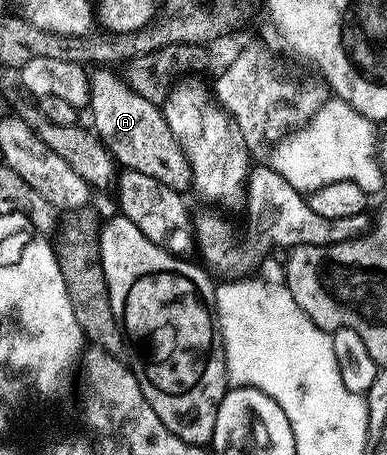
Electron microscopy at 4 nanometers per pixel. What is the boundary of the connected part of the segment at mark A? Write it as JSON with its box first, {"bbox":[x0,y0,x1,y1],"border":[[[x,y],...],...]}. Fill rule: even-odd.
{"bbox":[87,79,193,193],"border":[[[124,79],[113,86],[95,84],[95,88],[89,88],[87,112],[93,115],[92,131],[96,132],[106,150],[122,169],[130,168],[130,173],[155,178],[163,182],[163,186],[171,186],[176,192],[184,193],[190,187],[193,175],[189,170],[189,159],[181,149],[181,141],[166,122],[164,111],[158,105],[147,102],[147,98],[143,98],[135,90],[131,90]]]}

